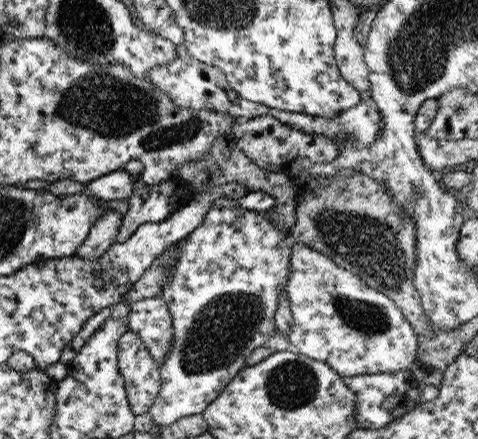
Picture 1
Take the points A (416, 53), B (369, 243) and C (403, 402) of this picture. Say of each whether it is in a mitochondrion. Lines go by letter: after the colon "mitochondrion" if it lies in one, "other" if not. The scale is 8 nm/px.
A: mitochondrion
B: mitochondrion
C: other

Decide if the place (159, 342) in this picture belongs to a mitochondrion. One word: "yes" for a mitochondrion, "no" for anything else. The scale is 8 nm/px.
yes

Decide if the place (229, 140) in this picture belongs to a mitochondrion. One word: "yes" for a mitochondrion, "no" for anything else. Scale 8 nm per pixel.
no

